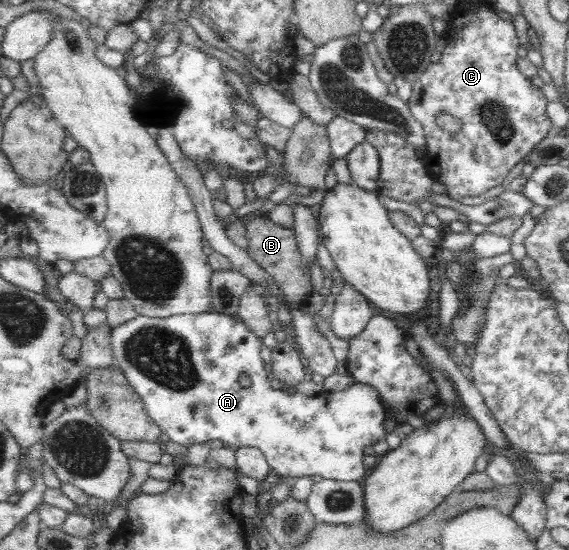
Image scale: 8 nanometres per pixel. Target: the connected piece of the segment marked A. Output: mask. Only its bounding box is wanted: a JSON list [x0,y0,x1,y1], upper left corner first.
[111,311,389,483]

